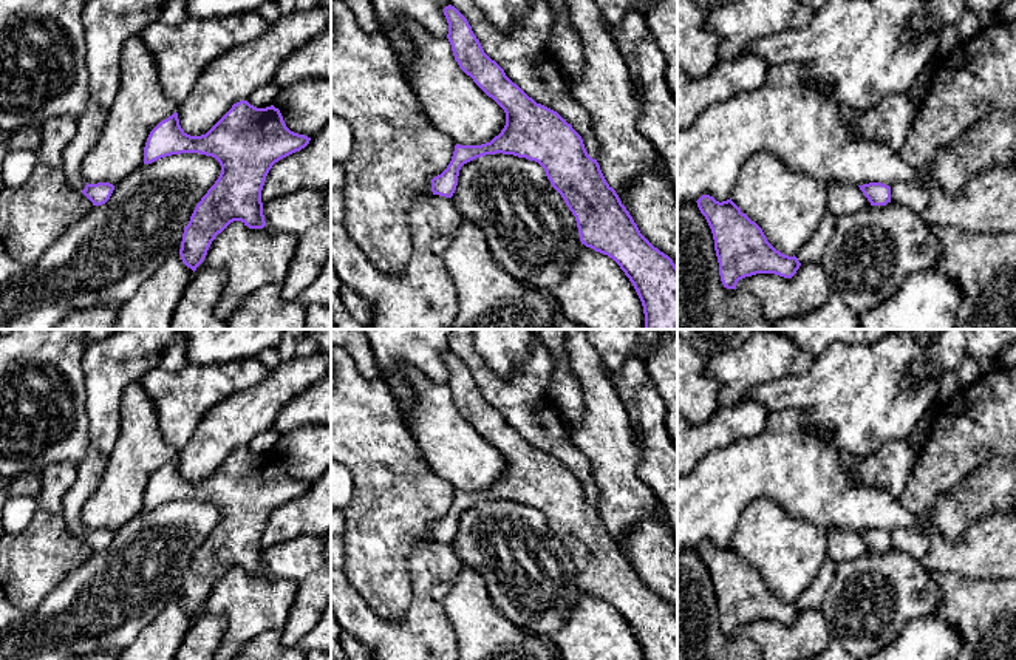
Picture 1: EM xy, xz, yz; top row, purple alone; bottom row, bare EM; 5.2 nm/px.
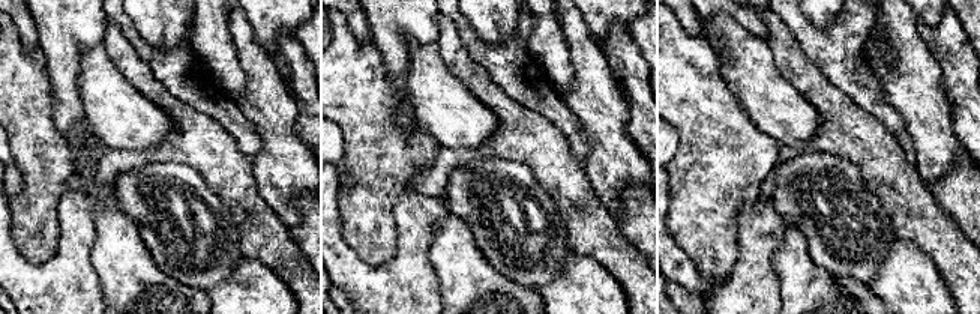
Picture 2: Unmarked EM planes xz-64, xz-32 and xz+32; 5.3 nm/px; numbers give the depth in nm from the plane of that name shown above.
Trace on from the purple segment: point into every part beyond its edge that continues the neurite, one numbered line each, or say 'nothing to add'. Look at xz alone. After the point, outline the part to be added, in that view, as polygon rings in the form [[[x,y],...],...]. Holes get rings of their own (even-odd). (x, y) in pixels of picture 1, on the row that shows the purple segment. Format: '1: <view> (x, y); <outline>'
nothing to add

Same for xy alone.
1: xy (90, 127); [[[90,99],[88,110],[77,122],[77,131],[63,150],[63,170],[70,185],[82,192],[87,181],[82,176],[82,162],[102,136],[108,110]]]

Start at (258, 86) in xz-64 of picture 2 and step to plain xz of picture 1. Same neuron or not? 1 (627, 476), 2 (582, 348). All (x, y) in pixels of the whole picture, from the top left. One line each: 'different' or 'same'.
1: same
2: same

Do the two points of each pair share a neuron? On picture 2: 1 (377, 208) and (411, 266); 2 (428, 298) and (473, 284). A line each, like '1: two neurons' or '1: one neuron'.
1: two neurons
2: two neurons

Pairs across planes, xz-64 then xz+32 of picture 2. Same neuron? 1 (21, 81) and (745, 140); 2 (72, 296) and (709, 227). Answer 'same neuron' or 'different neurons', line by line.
1: same neuron
2: different neurons

